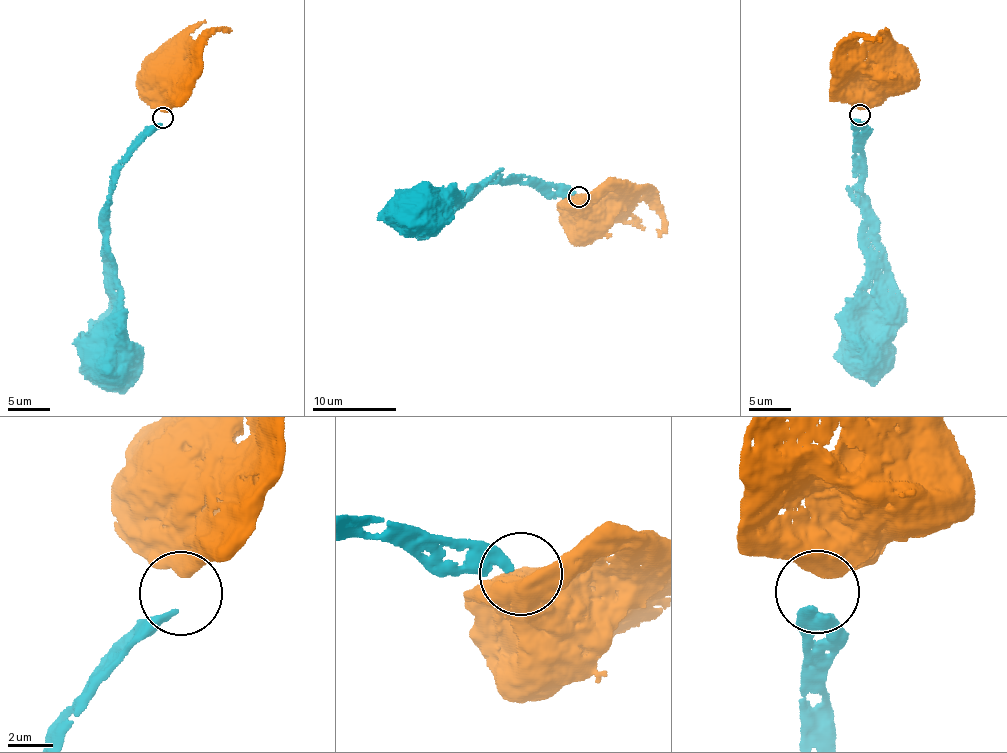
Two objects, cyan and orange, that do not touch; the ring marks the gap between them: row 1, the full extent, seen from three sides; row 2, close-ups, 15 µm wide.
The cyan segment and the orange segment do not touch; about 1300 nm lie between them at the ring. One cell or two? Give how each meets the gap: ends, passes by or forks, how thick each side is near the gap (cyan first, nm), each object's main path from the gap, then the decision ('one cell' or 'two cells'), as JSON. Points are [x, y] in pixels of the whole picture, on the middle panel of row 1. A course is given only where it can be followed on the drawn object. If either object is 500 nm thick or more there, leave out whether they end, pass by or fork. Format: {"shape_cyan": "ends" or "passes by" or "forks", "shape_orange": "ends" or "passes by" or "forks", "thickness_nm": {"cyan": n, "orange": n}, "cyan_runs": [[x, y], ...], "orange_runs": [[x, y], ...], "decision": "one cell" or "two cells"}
{"thickness_nm": {"cyan": 360, "orange": 700}, "cyan_runs": [[575, 196], [558, 186], [515, 179], [484, 184], [464, 194], [460, 205], [449, 211], [411, 213]], "orange_runs": [[583, 196], [576, 206], [579, 211], [586, 211]], "decision": "two cells"}

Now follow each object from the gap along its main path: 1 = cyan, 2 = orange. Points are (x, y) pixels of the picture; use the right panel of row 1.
1: (858, 120), (855, 130), (862, 153), (862, 193), (875, 259), (874, 322), (881, 340), (874, 349)
2: (859, 108), (868, 92), (888, 76), (885, 72)

